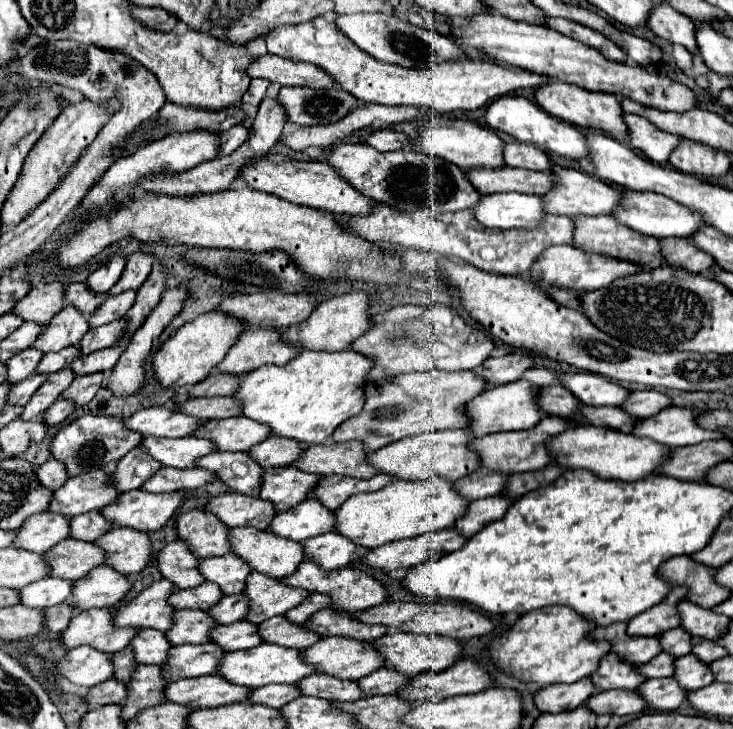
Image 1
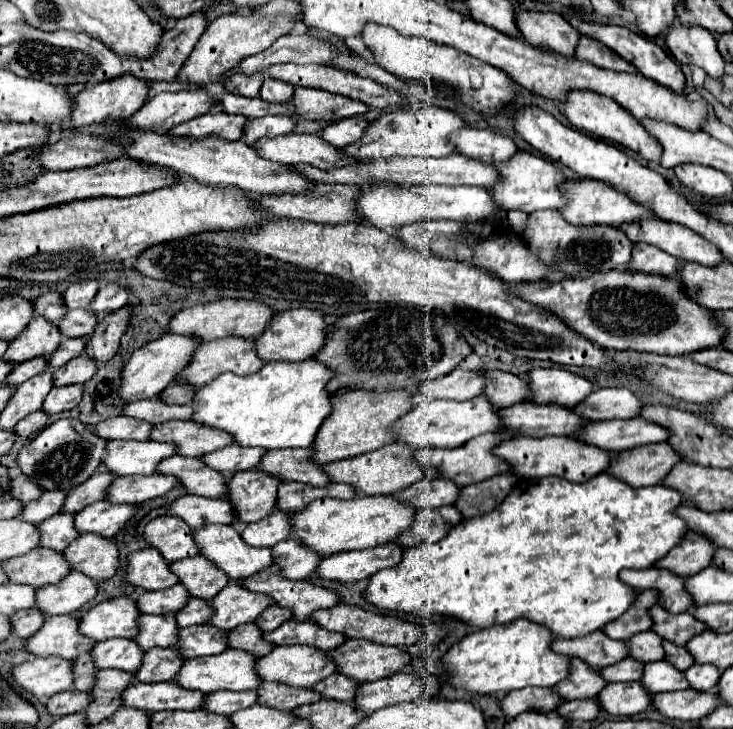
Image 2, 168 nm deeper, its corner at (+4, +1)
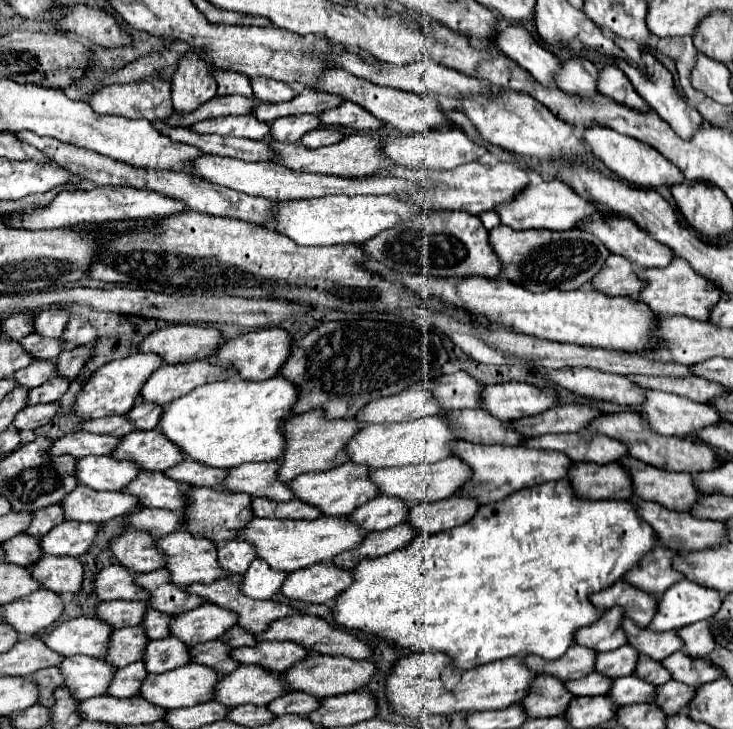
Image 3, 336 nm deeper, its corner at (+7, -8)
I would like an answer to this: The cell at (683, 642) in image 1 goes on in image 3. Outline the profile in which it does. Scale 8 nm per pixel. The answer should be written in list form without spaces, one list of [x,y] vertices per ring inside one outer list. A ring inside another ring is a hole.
[[[621,645],[615,651],[597,653],[595,671],[601,673],[601,675],[609,675],[611,679],[627,677],[627,675],[631,675],[635,671],[637,657],[639,657],[639,653],[631,645]]]

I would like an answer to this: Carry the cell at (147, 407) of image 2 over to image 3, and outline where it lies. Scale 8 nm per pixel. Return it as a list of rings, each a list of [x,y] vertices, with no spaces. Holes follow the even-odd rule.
[[[113,415],[113,417],[103,417],[103,419],[91,419],[91,421],[83,421],[79,425],[81,431],[87,433],[99,433],[99,435],[115,435],[115,437],[123,437],[133,429],[133,425],[121,417],[121,415]]]

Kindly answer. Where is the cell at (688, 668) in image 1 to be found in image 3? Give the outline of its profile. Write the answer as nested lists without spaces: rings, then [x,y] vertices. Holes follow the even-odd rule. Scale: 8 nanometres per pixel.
[[[635,675],[619,677],[613,681],[613,687],[609,689],[609,699],[621,705],[633,705],[633,703],[651,703],[655,699],[655,685],[637,679]]]

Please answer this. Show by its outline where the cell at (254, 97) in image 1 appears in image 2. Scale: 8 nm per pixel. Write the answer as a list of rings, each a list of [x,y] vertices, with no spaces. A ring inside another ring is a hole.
[[[234,74],[226,82],[226,92],[240,94],[240,96],[246,96],[246,98],[256,98],[260,94],[260,86],[262,84],[264,84],[264,76],[262,74],[254,74],[250,78],[246,78],[242,74]]]

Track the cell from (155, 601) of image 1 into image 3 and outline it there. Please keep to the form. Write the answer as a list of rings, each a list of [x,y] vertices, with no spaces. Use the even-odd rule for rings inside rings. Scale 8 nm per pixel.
[[[77,617],[57,625],[51,633],[45,635],[45,643],[51,651],[61,657],[87,655],[87,657],[103,657],[107,651],[107,641],[111,635],[111,627],[93,617]]]

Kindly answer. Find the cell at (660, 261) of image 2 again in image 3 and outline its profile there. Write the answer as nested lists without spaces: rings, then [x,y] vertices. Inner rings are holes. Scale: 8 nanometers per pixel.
[[[609,255],[605,271],[591,279],[591,289],[609,297],[635,297],[643,287],[643,281],[635,275],[633,263],[625,257]]]

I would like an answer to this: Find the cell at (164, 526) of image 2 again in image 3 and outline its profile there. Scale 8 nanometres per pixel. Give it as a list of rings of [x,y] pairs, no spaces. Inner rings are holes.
[[[125,531],[111,539],[109,549],[115,561],[131,573],[149,573],[165,565],[165,557],[157,551],[155,539],[145,531]]]

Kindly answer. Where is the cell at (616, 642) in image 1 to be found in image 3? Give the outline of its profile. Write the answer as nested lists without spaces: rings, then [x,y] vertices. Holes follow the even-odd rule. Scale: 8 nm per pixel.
[[[573,645],[569,647],[569,651],[565,651],[561,659],[555,659],[555,661],[545,661],[537,655],[527,655],[525,667],[529,667],[537,675],[553,675],[561,681],[581,679],[595,671],[595,655],[597,653],[587,647]]]

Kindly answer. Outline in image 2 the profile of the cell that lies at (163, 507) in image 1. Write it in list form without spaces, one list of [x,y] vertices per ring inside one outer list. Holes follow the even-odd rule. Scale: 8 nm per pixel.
[[[94,502],[80,510],[74,518],[78,532],[94,532],[102,536],[116,536],[128,520],[136,514],[136,506],[112,506],[112,502]]]

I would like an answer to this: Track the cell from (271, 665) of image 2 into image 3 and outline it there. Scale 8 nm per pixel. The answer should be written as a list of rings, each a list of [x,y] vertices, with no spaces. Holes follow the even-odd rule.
[[[239,665],[237,671],[221,677],[213,691],[213,701],[225,707],[237,705],[267,705],[279,695],[289,693],[283,687],[283,679],[269,671],[261,671],[261,667]]]

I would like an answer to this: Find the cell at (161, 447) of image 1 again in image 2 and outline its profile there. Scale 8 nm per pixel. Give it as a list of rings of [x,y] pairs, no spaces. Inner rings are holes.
[[[108,442],[102,466],[118,476],[154,474],[156,466],[176,454],[176,446],[168,442]]]

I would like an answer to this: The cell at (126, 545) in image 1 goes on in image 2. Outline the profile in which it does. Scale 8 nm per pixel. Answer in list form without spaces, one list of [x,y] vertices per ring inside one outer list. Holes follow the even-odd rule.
[[[80,534],[80,538],[64,550],[64,556],[74,570],[94,580],[110,580],[120,568],[118,542],[100,538],[100,534]]]

